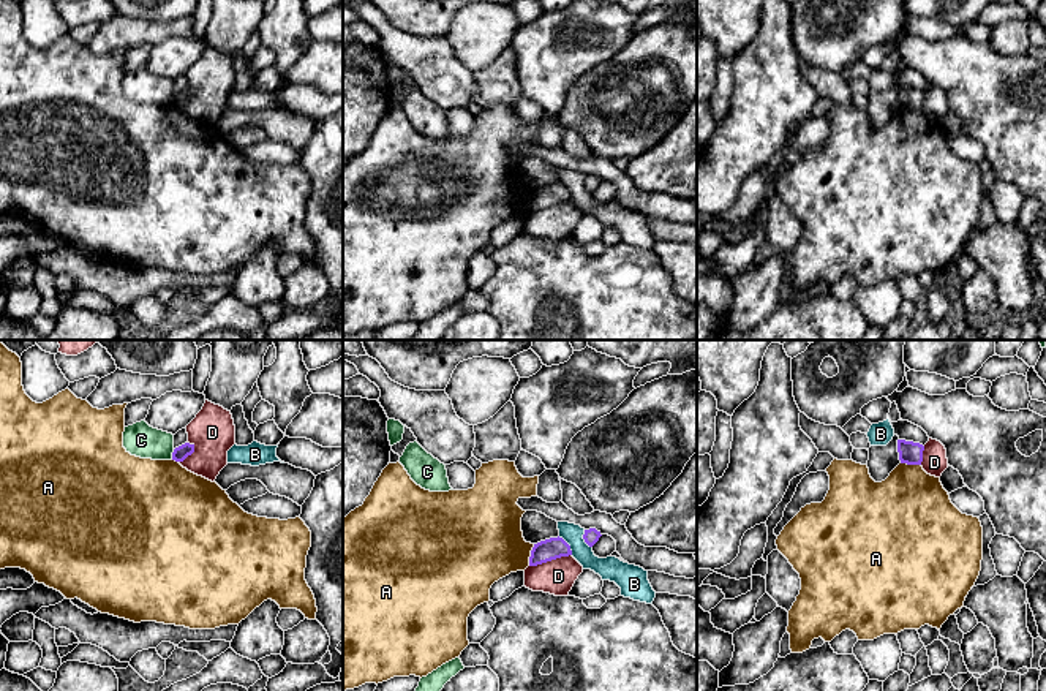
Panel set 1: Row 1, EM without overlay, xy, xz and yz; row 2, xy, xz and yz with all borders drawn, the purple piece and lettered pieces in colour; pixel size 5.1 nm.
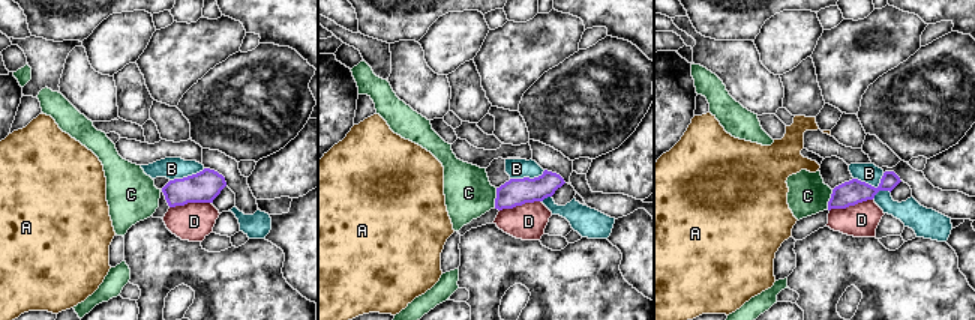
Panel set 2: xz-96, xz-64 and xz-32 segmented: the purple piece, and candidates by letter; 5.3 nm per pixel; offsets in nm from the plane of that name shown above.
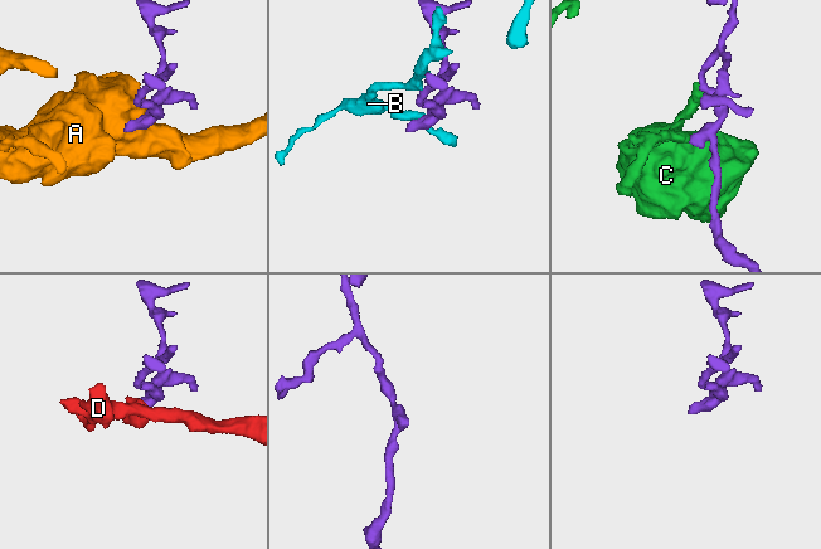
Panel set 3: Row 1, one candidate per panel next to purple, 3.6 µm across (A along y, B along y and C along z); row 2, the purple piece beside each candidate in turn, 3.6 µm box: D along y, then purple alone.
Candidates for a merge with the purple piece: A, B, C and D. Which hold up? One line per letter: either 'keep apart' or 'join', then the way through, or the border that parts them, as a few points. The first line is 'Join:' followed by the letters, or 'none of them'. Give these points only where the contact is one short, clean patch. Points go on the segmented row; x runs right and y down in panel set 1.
Join: none of them
A: keep apart
B: keep apart
C: keep apart; border along xy (174, 449), (171, 457)
D: keep apart; border along xz (571, 554), (530, 566)

